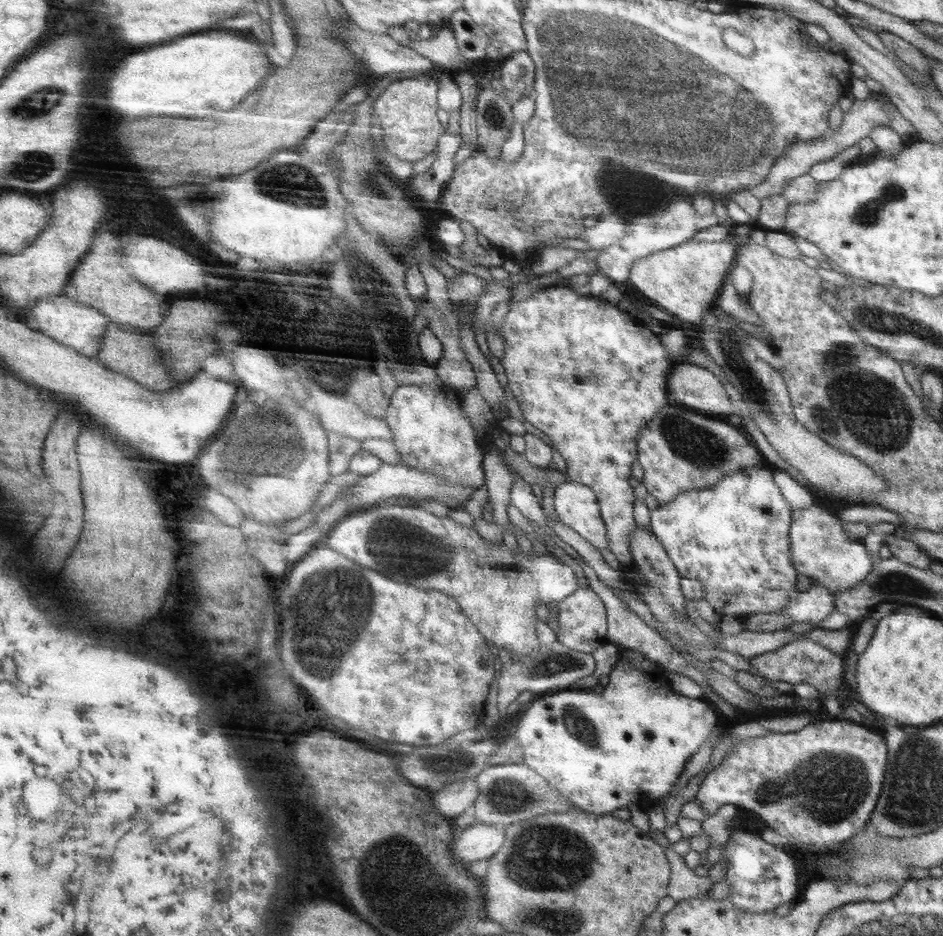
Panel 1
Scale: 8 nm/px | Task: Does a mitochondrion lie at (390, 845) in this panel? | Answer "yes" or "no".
no

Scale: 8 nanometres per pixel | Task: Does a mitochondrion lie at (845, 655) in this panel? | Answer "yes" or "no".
no

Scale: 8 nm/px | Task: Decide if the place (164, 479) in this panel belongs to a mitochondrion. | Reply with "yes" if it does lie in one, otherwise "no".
no

